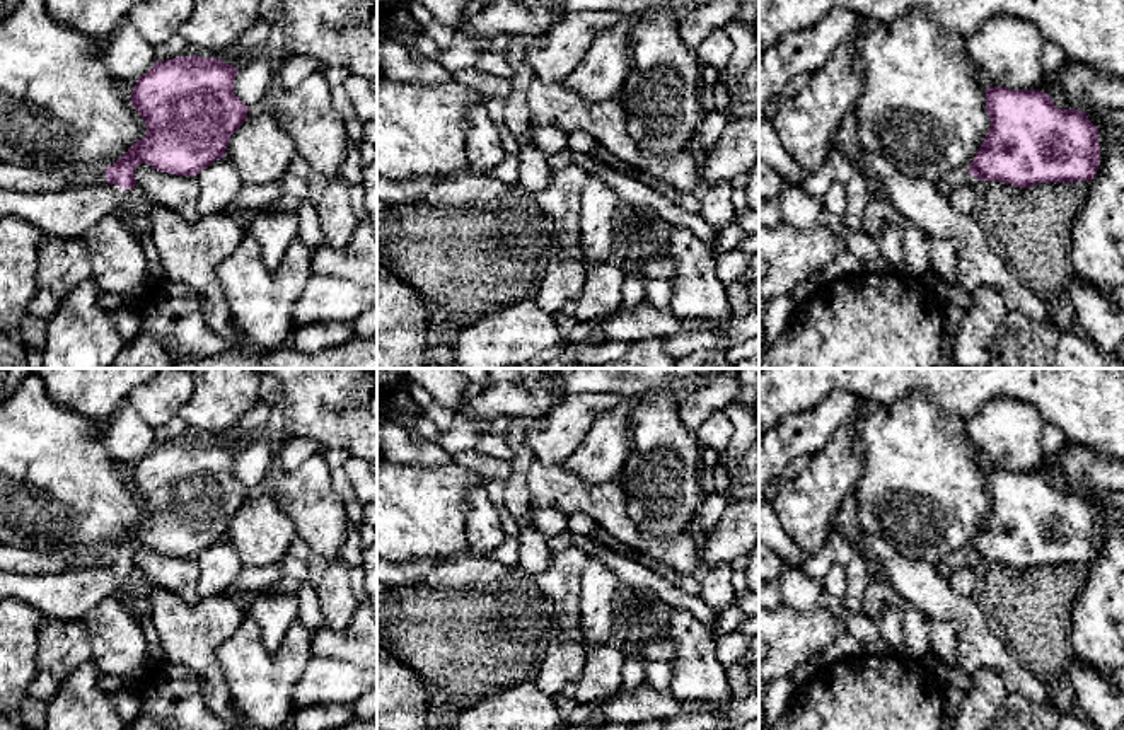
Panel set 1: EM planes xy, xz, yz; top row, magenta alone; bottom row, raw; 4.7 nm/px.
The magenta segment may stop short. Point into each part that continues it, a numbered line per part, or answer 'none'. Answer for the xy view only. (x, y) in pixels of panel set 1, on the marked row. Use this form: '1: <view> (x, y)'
1: xy (67, 215)

